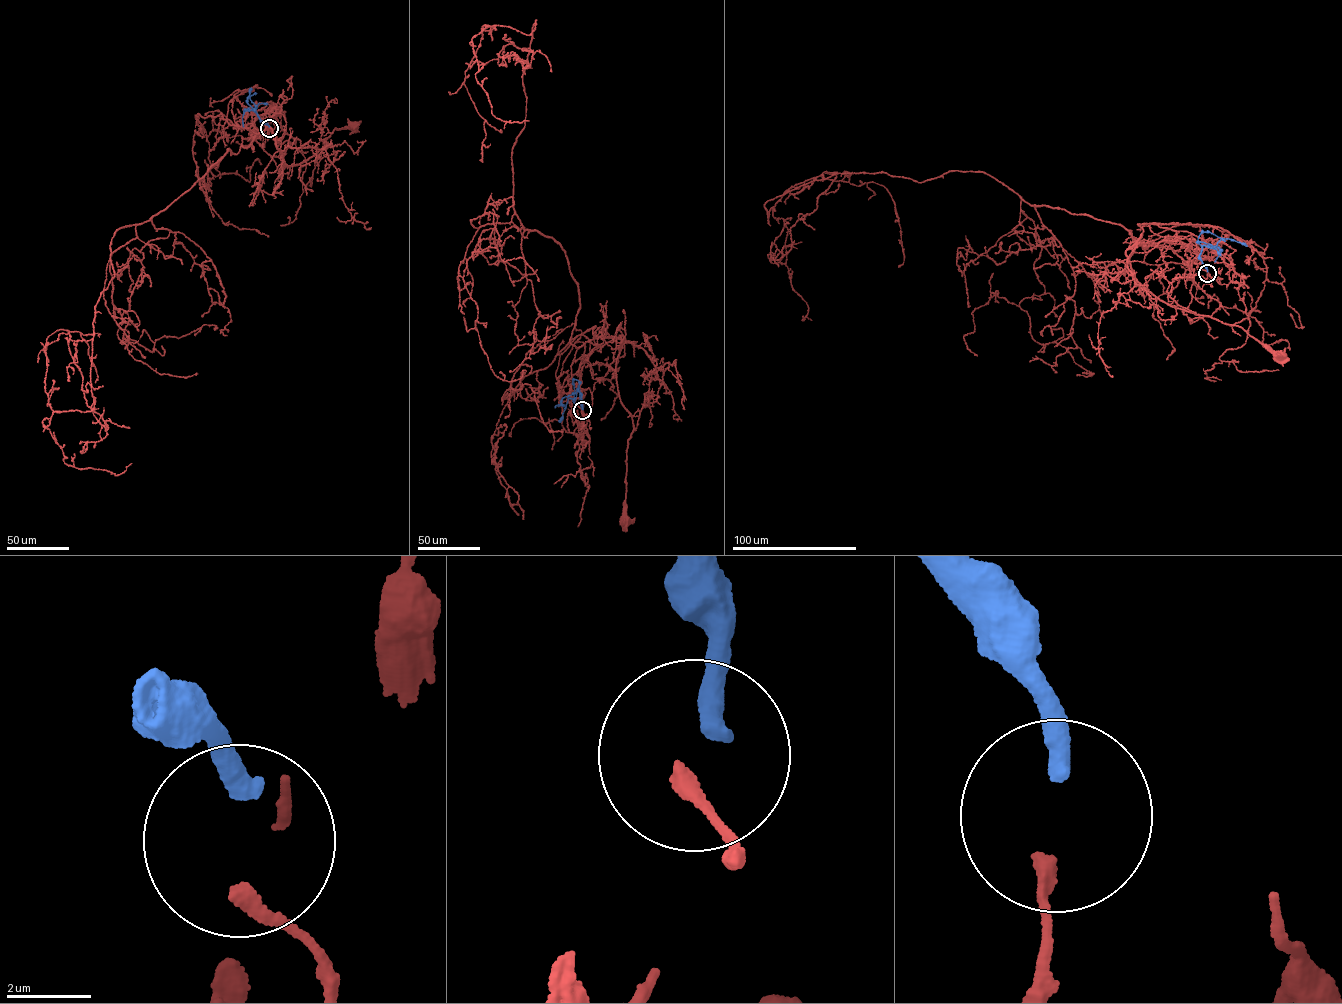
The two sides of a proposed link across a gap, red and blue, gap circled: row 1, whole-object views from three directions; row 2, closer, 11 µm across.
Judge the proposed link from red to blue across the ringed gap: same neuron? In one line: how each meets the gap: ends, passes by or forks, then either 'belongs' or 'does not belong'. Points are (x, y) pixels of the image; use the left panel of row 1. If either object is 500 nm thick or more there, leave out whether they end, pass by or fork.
red ends | blue ends | does not belong

